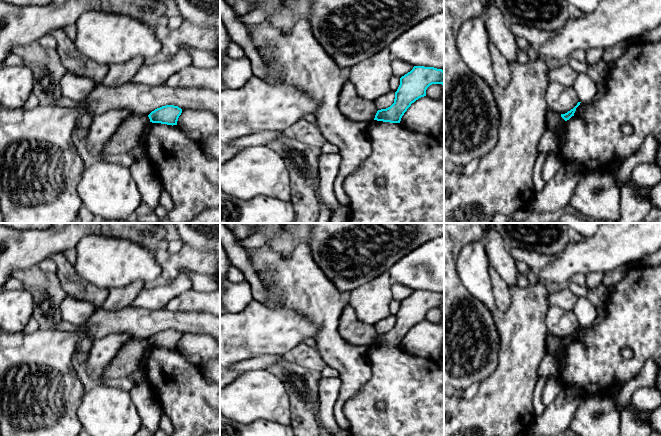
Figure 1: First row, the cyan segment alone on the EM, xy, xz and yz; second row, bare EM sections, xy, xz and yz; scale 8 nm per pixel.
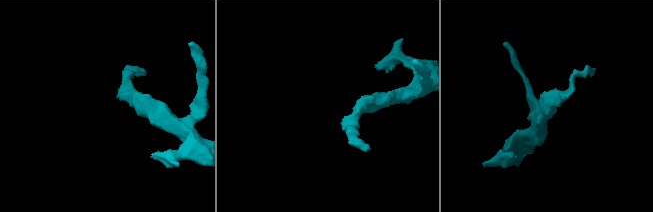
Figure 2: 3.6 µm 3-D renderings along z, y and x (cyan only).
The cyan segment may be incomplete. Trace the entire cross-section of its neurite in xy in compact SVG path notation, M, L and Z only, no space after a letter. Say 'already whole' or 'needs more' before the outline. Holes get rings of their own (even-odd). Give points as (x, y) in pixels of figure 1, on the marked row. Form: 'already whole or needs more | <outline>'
already whole | M166 105L152 111L148 117L152 123L177 125L182 109L174 105Z

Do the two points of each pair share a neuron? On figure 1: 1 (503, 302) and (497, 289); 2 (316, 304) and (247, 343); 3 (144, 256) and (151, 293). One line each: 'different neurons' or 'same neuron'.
1: same neuron
2: different neurons
3: different neurons

